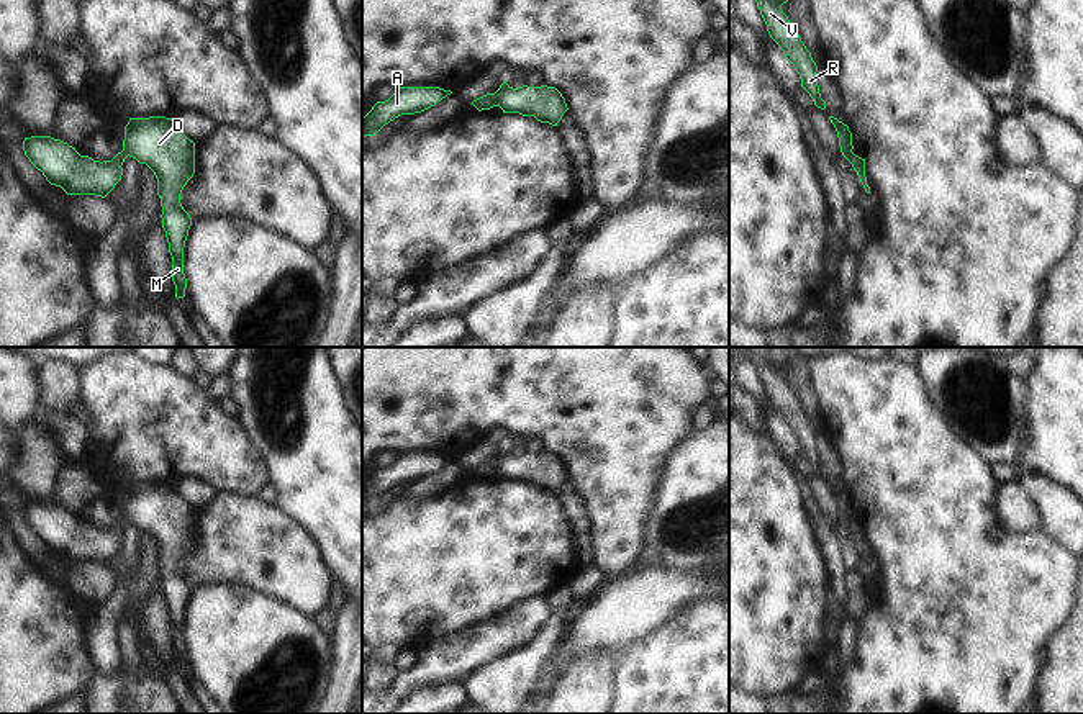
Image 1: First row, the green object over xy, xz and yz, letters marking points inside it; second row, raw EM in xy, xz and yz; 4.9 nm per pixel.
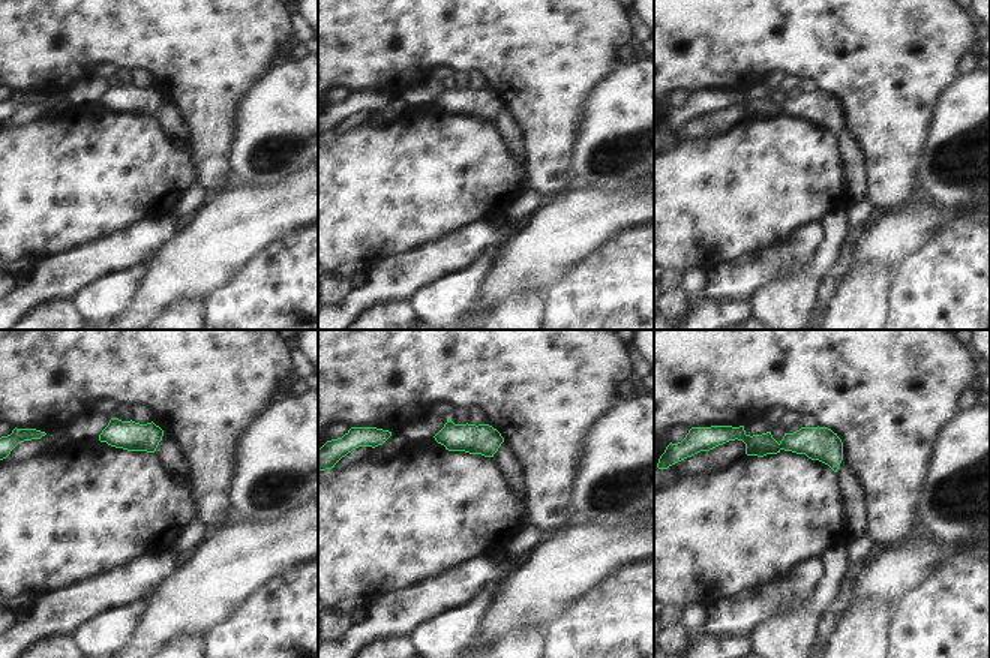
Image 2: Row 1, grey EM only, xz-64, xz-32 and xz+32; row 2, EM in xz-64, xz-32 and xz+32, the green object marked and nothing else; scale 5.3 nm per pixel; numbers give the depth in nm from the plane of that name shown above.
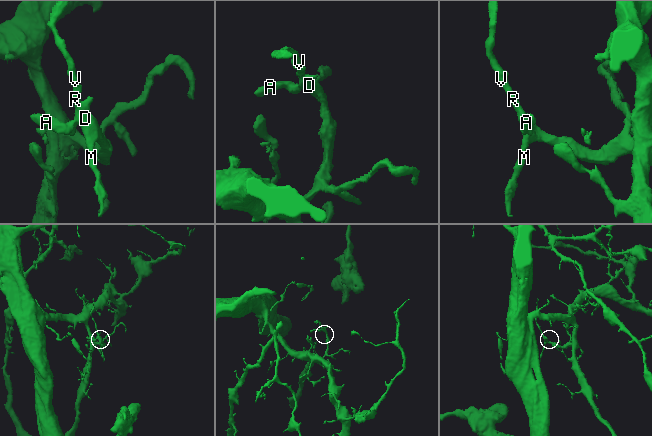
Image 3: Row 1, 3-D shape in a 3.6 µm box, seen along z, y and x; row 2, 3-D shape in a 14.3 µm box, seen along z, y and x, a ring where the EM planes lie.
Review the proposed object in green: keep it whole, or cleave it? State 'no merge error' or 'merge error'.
merge error

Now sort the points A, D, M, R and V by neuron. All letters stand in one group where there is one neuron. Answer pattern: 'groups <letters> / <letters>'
groups A / D M R V

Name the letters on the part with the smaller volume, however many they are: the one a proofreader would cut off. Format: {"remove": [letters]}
{"remove": ["A"]}

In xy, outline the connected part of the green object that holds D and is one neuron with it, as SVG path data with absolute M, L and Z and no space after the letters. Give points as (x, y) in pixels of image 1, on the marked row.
M165 116L129 118L125 126L123 152L146 164L157 178L162 228L172 255L175 298L185 296L184 247L192 226L180 193L195 174L195 142Z

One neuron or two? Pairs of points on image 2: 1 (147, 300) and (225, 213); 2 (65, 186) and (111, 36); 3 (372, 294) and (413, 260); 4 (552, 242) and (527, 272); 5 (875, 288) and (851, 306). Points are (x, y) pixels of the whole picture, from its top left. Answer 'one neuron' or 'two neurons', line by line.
1: one neuron
2: two neurons
3: one neuron
4: one neuron
5: one neuron

